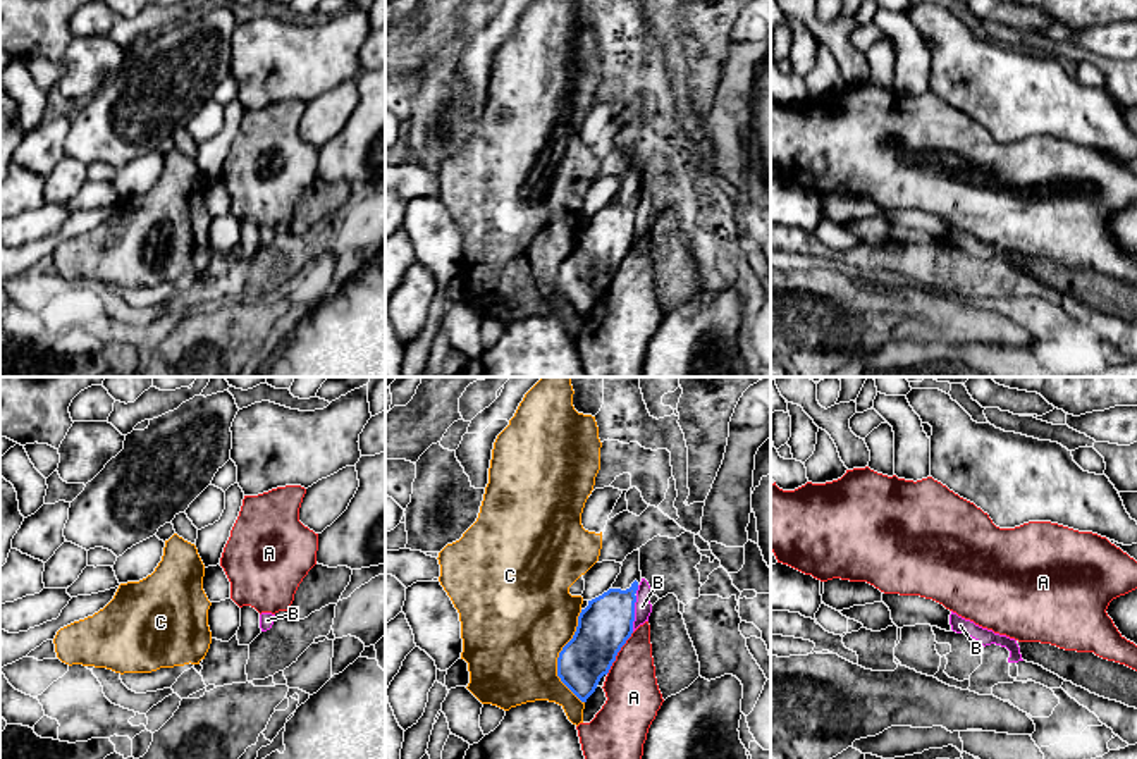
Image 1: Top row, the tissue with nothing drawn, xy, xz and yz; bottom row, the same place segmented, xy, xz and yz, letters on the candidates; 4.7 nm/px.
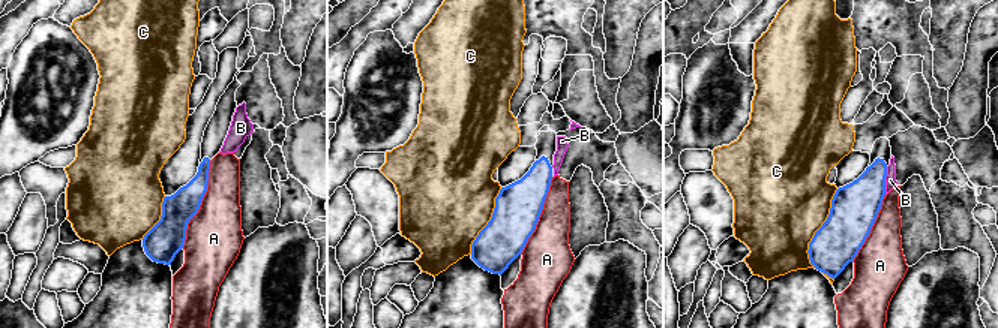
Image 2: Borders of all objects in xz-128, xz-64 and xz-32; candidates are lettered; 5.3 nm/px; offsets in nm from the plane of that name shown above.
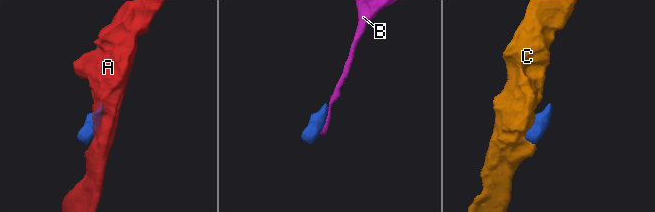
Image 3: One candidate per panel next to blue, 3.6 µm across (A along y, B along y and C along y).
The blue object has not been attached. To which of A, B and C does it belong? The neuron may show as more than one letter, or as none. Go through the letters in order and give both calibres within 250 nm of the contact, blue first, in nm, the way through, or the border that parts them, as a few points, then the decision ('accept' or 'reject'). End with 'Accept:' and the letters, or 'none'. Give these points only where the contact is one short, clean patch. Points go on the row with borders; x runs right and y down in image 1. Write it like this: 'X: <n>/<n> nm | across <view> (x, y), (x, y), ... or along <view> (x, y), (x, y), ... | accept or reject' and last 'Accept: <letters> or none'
A: 240/260 nm | reject
B: 240/80 nm | along xz (637, 596), (632, 630) | reject
C: 240/480 nm | along xz (582, 610), (573, 637), (559, 653), (558, 677), (583, 703) | reject
Accept: none

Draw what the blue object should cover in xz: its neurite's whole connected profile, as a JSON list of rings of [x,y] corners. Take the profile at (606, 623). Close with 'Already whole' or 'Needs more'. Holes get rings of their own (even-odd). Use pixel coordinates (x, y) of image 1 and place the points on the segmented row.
[[[636,549],[623,561],[612,587],[581,609],[573,639],[559,652],[557,676],[581,702],[595,692],[633,633],[640,582],[640,551]]]. Needs more

